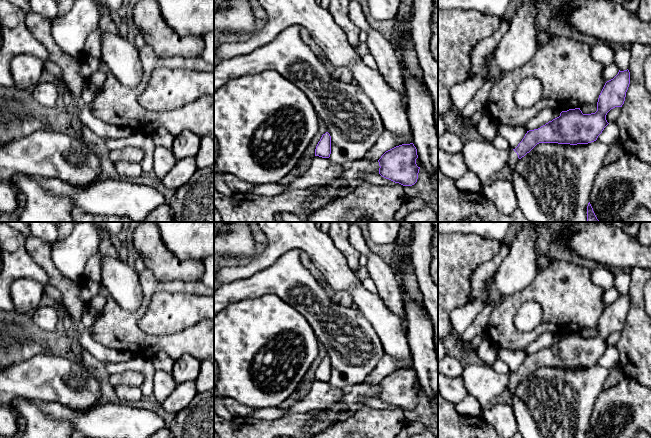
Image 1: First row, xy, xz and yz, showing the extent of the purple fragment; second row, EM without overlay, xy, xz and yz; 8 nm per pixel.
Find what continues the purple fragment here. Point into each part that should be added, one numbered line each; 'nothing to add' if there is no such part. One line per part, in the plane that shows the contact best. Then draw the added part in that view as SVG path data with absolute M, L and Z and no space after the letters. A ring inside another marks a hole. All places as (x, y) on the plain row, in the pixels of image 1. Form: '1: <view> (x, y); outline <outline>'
1: yz (513, 382); outline M512 373L510 376L509 376L509 381L508 381L508 390L509 390L509 393L511 396L514 395L514 392L515 392L515 389L516 387L519 385L519 382L518 382L518 379L517 377Z

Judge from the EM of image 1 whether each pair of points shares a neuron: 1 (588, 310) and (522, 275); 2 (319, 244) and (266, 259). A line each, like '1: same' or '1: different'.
1: different
2: same

